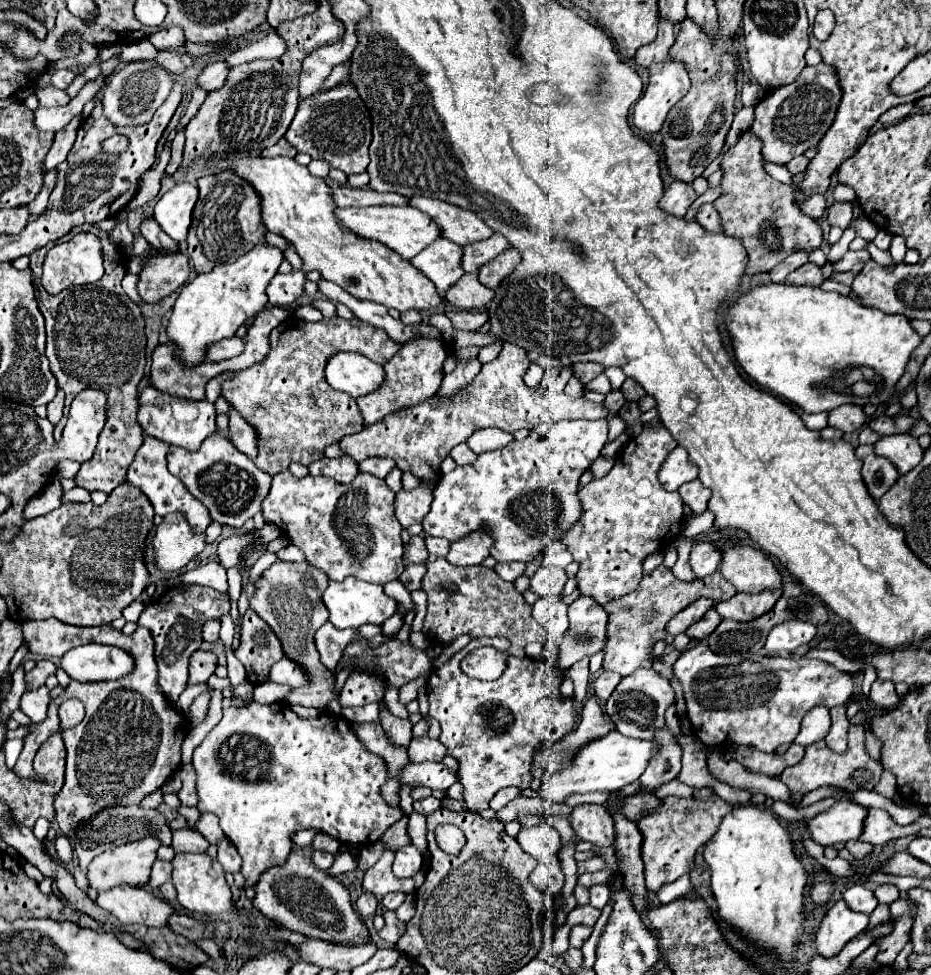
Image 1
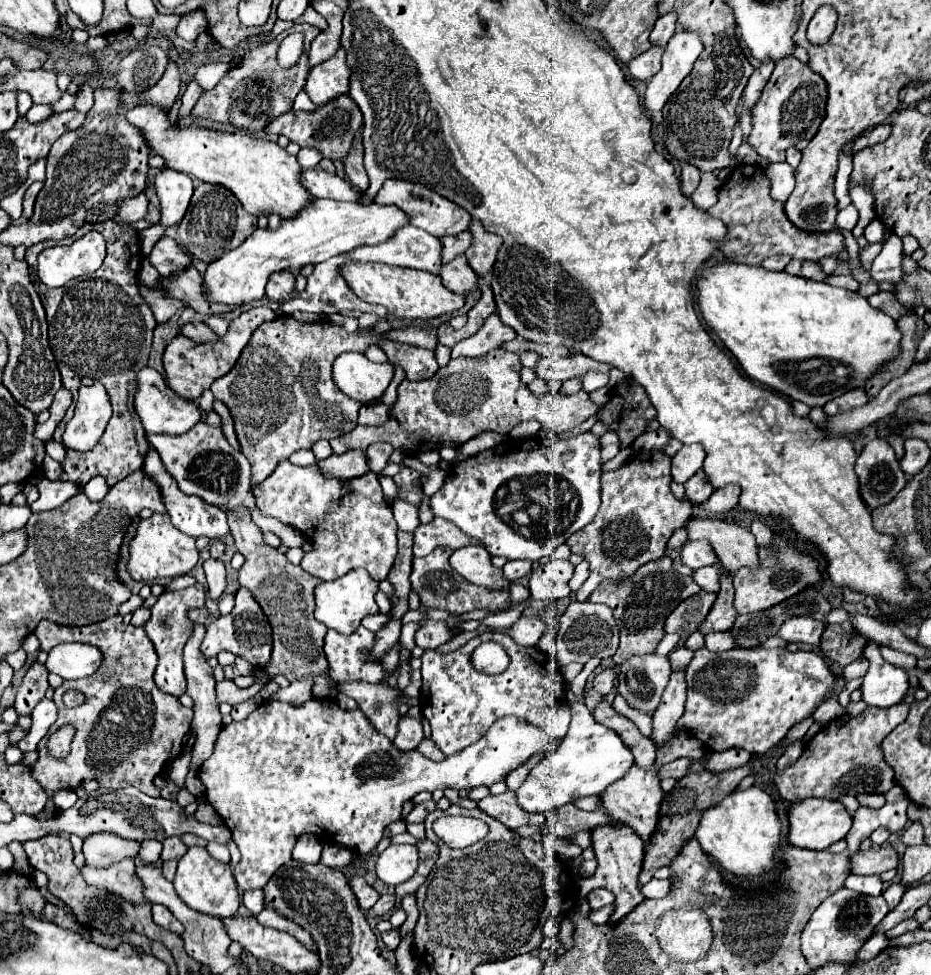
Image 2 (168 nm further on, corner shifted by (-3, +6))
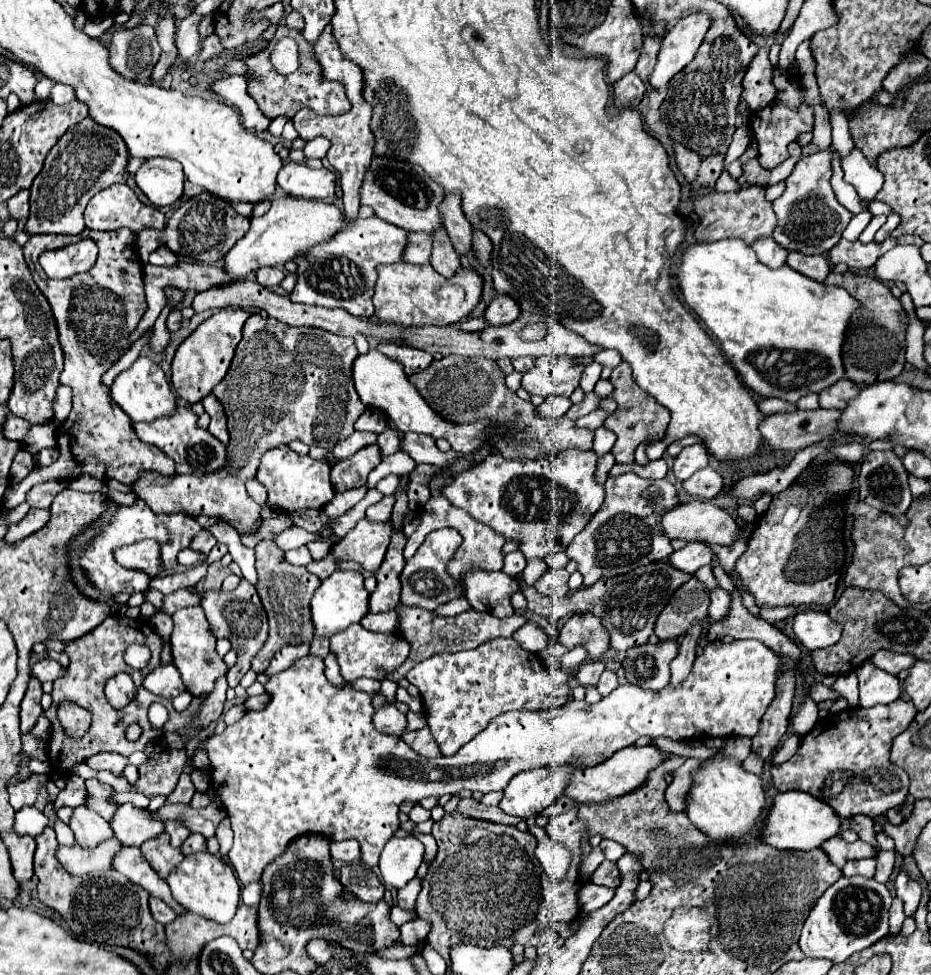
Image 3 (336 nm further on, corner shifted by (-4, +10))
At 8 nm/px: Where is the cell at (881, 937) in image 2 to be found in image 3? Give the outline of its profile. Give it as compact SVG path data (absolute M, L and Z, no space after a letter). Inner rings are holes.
M893 898L891 910L889 910L889 934L899 934L903 920L905 920L903 902L899 902L899 898Z

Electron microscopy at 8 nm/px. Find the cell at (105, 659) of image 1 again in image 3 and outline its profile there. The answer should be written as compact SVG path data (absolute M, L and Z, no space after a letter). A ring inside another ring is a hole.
M43 658L43 660L39 660L39 662L31 668L31 674L37 676L41 682L57 680L57 678L61 678L65 672L67 672L67 668L61 666L57 660L51 660L51 658Z

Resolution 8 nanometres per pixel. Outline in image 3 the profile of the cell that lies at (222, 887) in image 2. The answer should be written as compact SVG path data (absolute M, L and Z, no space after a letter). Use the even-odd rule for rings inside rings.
M209 852L187 854L177 866L177 870L167 878L167 884L171 888L173 898L189 912L195 912L221 924L233 918L239 904L239 882L233 874L233 868L225 864L219 856L213 856Z

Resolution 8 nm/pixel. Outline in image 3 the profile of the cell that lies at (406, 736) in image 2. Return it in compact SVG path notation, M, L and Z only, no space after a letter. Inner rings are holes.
M387 704L383 708L379 708L373 714L373 724L379 732L383 734L395 734L395 736L403 736L405 728L407 728L407 718L405 714L401 714L395 706Z

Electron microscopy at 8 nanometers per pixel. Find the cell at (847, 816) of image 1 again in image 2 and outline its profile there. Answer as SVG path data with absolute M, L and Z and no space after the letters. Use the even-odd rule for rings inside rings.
M810 798L810 800L790 804L788 822L790 822L790 828L788 828L788 844L790 846L808 848L808 850L826 850L834 842L842 840L848 834L848 830L852 826L852 816L842 806L842 802Z

